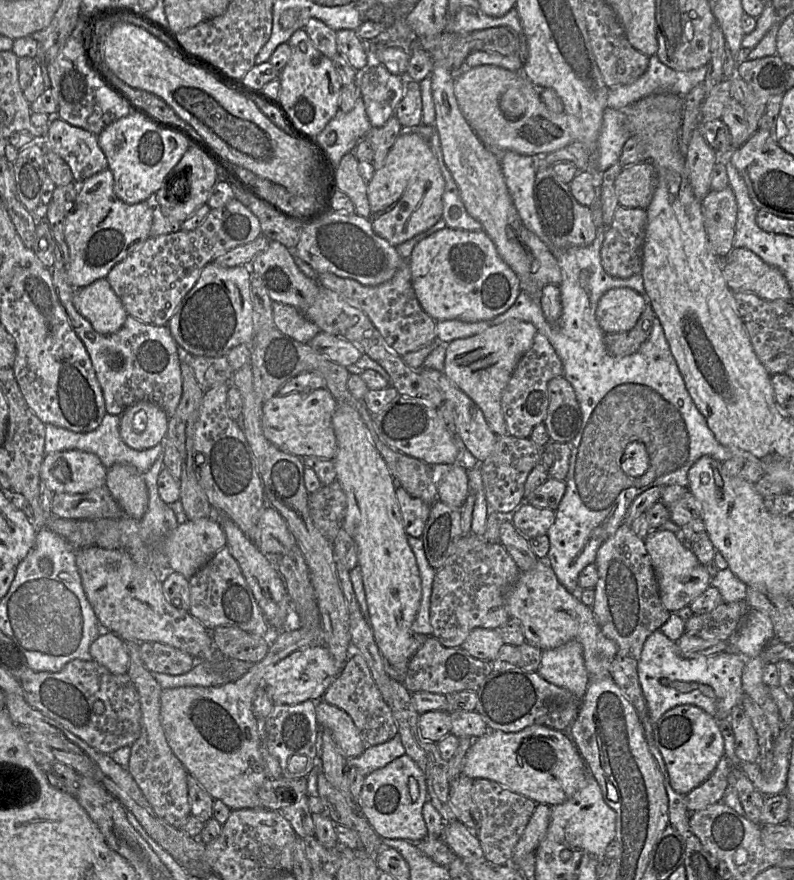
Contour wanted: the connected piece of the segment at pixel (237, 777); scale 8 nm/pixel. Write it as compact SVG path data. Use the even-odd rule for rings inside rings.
M321 620L317 627L293 625L293 627L283 628L273 633L269 638L271 643L265 657L259 662L253 663L240 678L219 686L163 689L160 696L160 719L170 749L187 773L192 775L214 800L222 801L231 810L262 808L258 791L268 779L261 752L260 720L256 718L252 710L254 694L260 687L261 680L268 668L297 650L322 644Z

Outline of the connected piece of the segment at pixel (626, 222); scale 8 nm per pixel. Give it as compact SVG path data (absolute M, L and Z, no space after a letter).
M618 206L611 225L605 228L604 241L601 248L602 266L609 275L625 279L635 274L641 274L646 227L646 209Z

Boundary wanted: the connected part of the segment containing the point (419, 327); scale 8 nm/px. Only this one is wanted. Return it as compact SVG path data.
M403 260L394 276L377 286L365 286L359 282L338 277L330 272L318 273L321 287L328 288L361 309L380 332L389 348L399 356L420 349L435 340L436 321L421 307L411 283L411 271L407 260Z

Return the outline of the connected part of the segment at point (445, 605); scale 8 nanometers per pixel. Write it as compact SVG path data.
M474 534L463 535L455 545L455 551L436 571L432 587L430 622L435 637L445 647L461 647L474 628L498 629L510 618L506 605L506 593L520 576L520 570L512 556L501 543L489 543Z

